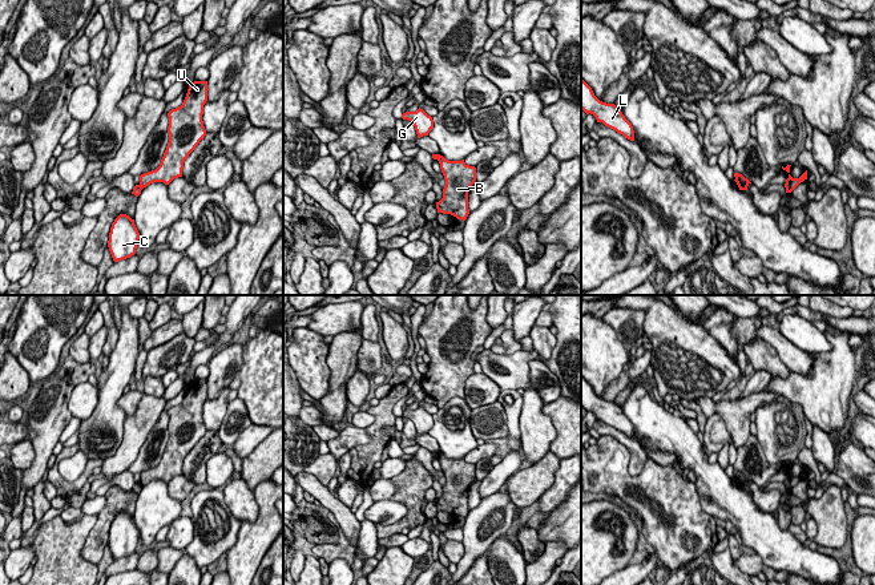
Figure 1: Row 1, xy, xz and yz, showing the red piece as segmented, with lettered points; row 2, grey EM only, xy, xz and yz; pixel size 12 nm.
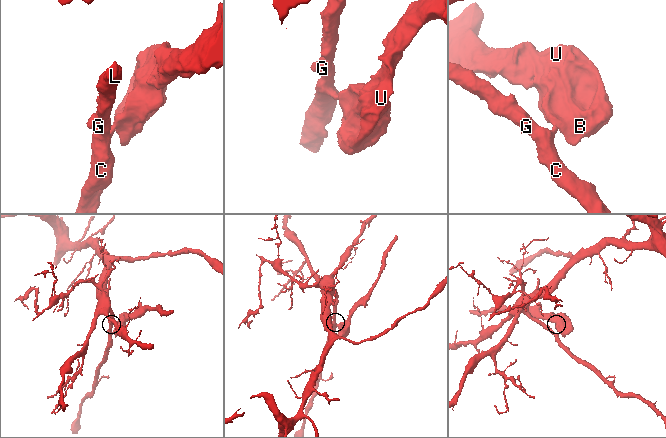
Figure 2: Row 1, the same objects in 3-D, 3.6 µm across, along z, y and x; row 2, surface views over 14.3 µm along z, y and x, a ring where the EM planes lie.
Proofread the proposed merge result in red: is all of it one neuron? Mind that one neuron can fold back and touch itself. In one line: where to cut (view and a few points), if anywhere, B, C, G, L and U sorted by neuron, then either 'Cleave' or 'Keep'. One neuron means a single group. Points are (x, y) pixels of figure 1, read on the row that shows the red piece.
Split along xz (439, 154), (438, 160). Groups: B U / C G L. Cleave

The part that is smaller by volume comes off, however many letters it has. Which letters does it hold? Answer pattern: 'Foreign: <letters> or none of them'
Foreign: B, U

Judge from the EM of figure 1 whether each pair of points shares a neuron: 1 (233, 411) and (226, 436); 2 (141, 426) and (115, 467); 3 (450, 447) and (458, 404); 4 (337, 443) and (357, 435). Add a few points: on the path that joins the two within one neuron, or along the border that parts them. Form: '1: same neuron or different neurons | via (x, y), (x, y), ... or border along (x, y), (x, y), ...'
1: same neuron | via (233, 418), (226, 430)
2: same neuron | via (134, 436), (124, 456)
3: same neuron | via (452, 436), (455, 415)
4: same neuron | via (342, 443), (351, 436)

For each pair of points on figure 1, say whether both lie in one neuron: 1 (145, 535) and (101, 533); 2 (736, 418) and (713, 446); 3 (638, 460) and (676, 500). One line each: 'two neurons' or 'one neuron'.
1: two neurons
2: two neurons
3: two neurons

